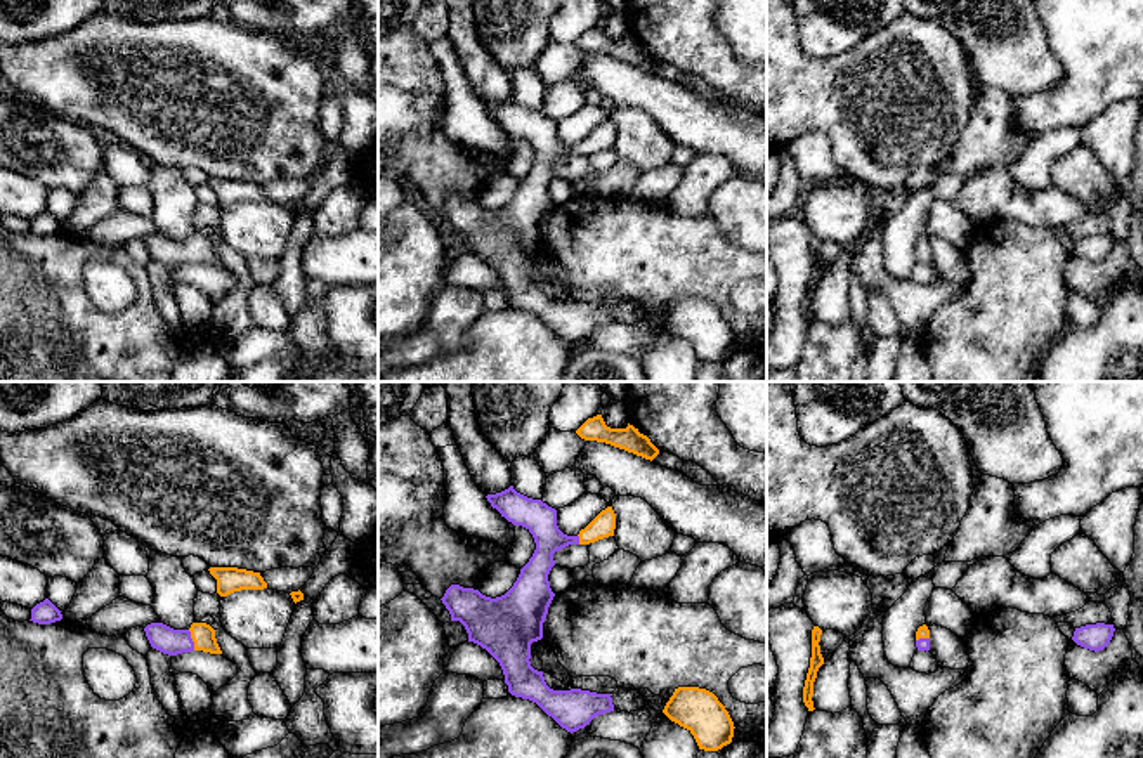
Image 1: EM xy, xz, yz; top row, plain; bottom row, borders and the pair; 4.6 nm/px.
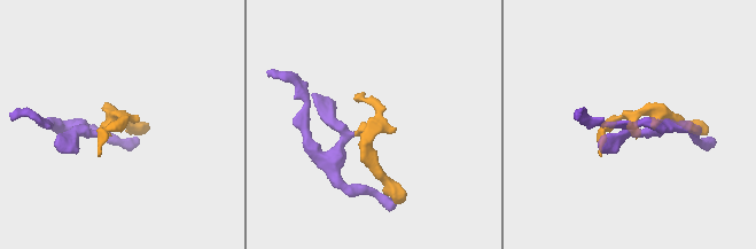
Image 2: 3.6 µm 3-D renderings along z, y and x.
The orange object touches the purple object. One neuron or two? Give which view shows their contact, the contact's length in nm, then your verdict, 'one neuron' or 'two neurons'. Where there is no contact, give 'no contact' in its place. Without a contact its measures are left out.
xy | 100 nm | one neuron

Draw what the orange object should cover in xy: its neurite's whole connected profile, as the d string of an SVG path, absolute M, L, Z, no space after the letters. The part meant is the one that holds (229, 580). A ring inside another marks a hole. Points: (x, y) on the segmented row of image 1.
M210 567L210 574L217 579L217 593L227 597L241 590L264 590L267 583L260 572L238 567Z

